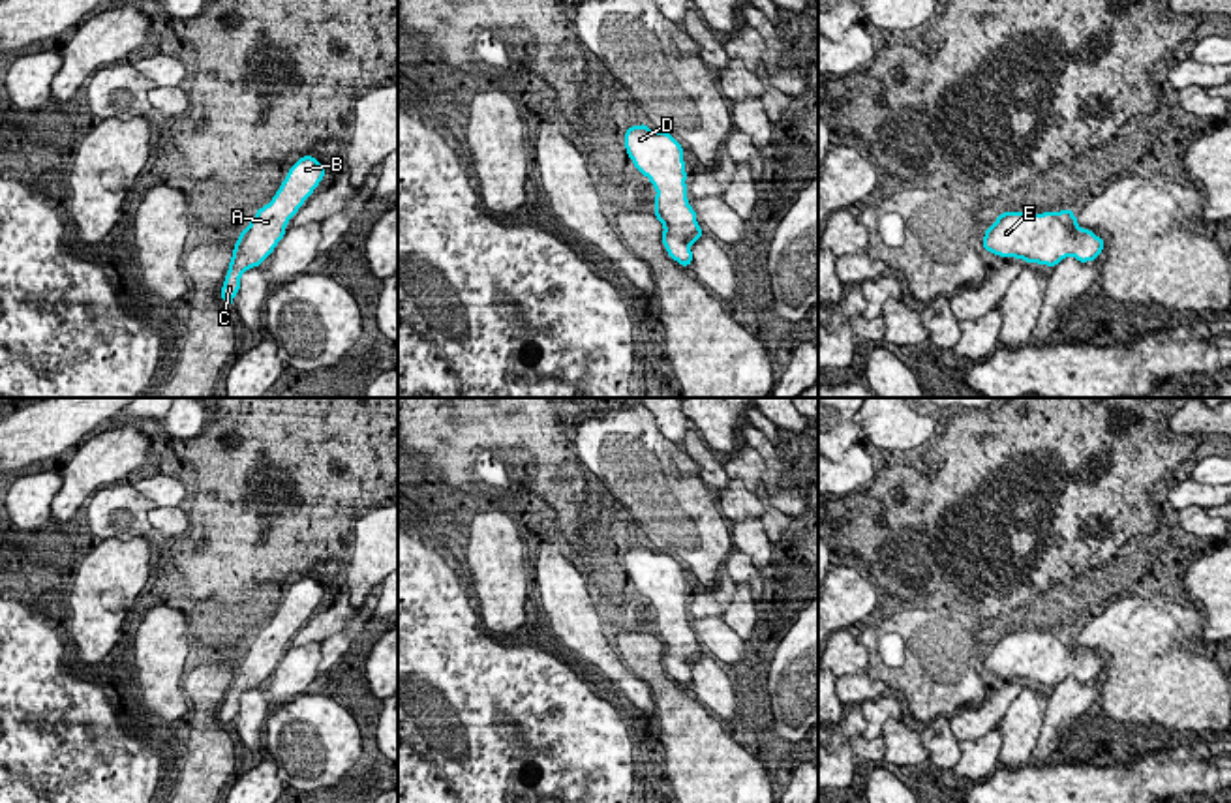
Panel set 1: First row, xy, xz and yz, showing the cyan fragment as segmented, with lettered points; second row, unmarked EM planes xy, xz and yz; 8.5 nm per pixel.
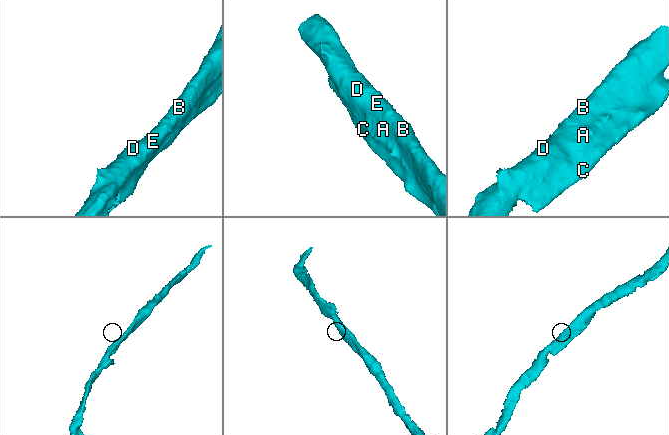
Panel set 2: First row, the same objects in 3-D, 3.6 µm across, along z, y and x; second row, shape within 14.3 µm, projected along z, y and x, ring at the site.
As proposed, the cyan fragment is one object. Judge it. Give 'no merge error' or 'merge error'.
no merge error

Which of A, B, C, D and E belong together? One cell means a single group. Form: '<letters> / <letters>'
A B C D E

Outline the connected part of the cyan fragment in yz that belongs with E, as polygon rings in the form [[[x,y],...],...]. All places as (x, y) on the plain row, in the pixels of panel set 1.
[[[1070,629],[1062,632],[1002,632],[985,649],[983,670],[1000,677],[1017,677],[1026,683],[1056,687],[1073,675],[1079,683],[1098,679],[1103,659],[1077,645]]]

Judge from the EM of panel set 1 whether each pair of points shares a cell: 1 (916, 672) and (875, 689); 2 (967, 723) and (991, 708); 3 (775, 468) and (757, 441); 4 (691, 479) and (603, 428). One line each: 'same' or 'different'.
1: different
2: same
3: same
4: same

